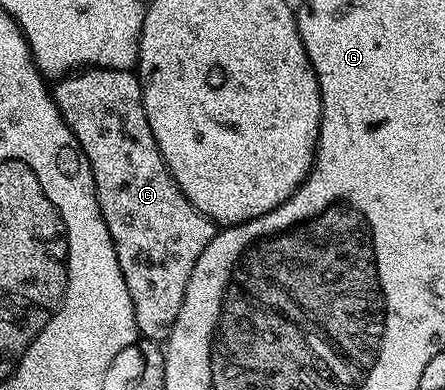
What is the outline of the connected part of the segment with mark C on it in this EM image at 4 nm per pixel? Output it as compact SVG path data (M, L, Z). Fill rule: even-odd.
M103 66L81 68L58 77L54 82L57 83L51 86L53 103L59 108L67 128L71 128L93 173L101 215L107 224L107 232L111 232L127 292L131 292L138 335L147 342L164 343L179 316L179 308L183 308L187 280L191 280L191 272L195 272L195 262L203 256L207 244L211 244L218 227L199 212L183 194L179 184L175 184L151 132L151 124L143 108L141 79L133 70L113 70Z

